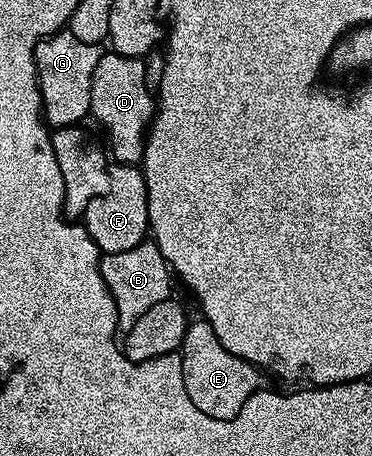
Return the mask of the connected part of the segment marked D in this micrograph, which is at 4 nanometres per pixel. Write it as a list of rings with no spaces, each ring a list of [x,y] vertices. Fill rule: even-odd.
[[[112,50],[102,51],[99,62],[95,65],[95,74],[91,74],[91,106],[89,111],[92,119],[101,123],[105,131],[105,140],[109,143],[107,152],[118,164],[140,165],[145,159],[145,137],[149,131],[149,125],[155,111],[155,96],[149,92],[147,77],[147,64],[144,59],[136,56],[121,56]]]

